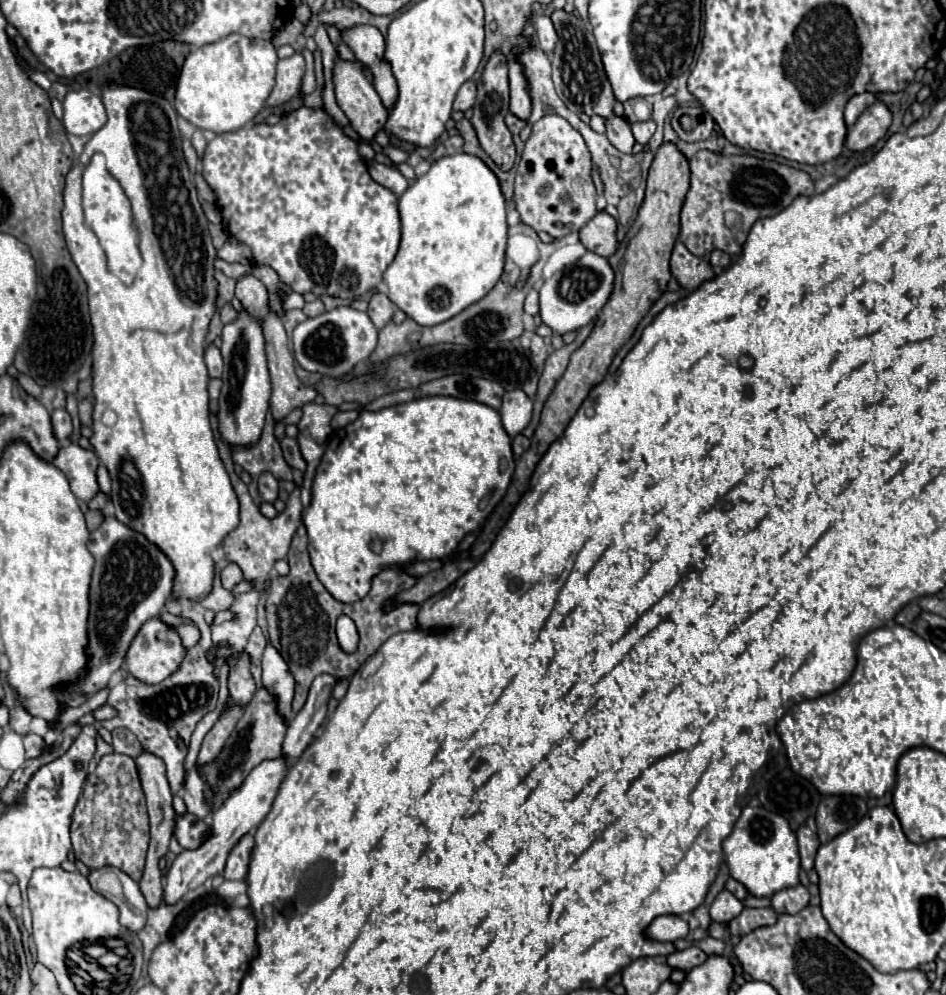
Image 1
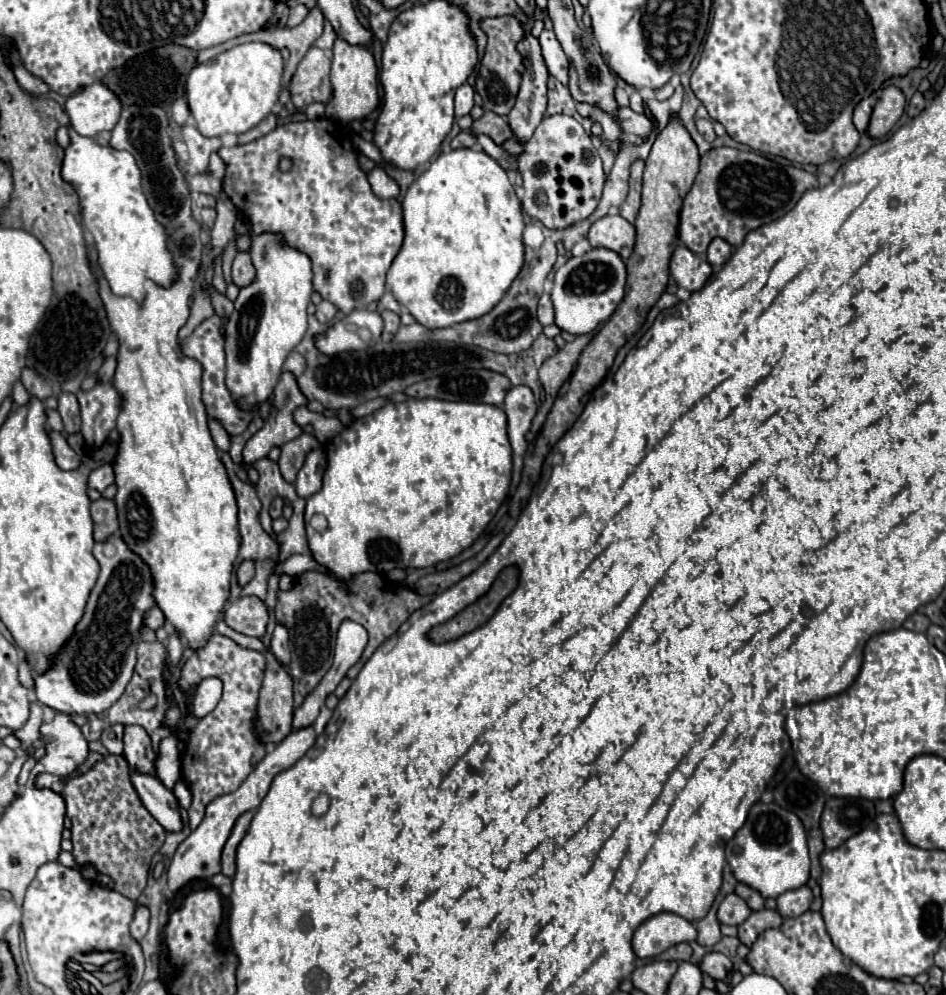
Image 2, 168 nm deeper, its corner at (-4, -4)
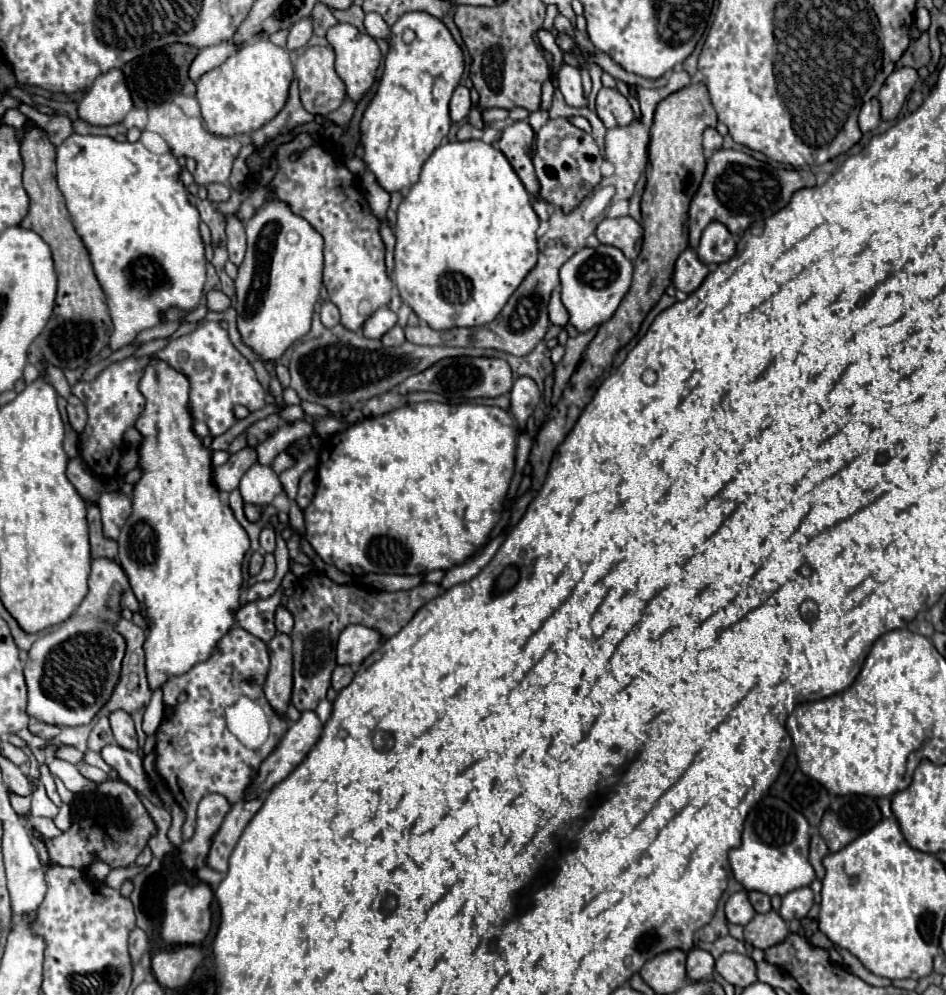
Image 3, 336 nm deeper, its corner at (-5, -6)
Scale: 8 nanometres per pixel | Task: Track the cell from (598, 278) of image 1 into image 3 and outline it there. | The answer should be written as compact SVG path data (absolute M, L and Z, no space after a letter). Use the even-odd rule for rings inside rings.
M598 245L594 249L584 247L576 255L572 255L560 269L562 281L562 303L570 313L570 323L580 331L588 331L594 325L608 321L622 297L630 289L632 279L632 261L612 245Z

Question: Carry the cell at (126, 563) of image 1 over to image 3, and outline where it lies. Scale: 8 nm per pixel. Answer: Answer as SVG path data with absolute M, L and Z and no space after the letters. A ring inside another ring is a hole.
M94 559L88 579L88 593L78 611L56 631L38 637L28 651L24 679L28 685L26 713L44 723L58 727L86 725L110 699L120 677L120 663L126 651L126 641L116 633L114 623L122 617L120 593L128 591L124 569L110 559Z

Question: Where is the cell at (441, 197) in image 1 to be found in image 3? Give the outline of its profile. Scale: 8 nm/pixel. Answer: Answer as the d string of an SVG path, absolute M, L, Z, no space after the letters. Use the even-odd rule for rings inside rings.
M470 139L470 141L452 141L452 143L444 143L440 145L424 163L422 173L418 183L408 191L408 195L404 197L404 201L398 207L398 219L396 219L396 267L394 267L394 283L400 291L400 297L404 303L408 303L412 307L412 311L426 321L432 329L452 329L452 327L476 327L476 325L486 325L490 321L494 321L498 317L498 313L502 311L502 307L506 305L506 301L510 299L510 295L516 291L516 287L522 283L522 279L526 277L526 273L536 265L536 257L538 257L538 243L536 243L536 231L538 231L540 219L532 207L530 201L530 193L526 191L526 187L522 185L520 177L514 173L510 161L506 159L506 155L496 149L494 145L488 145L484 141L478 139Z

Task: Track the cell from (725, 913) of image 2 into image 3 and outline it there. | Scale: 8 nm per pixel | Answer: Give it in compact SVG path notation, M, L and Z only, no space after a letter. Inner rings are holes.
M746 889L730 895L730 899L726 901L726 919L728 919L730 923L746 925L754 915L756 915L756 911L754 911L754 907L750 905L748 891L746 891Z

